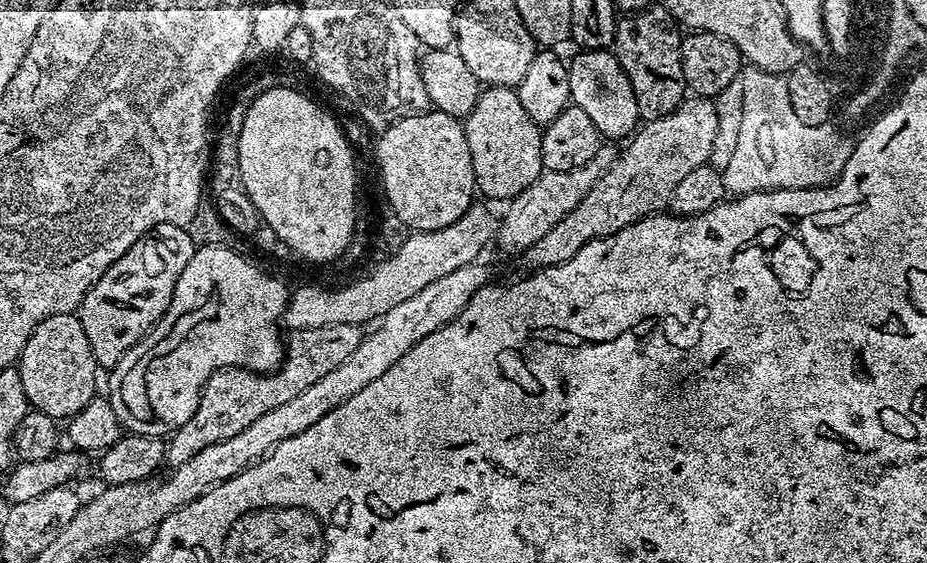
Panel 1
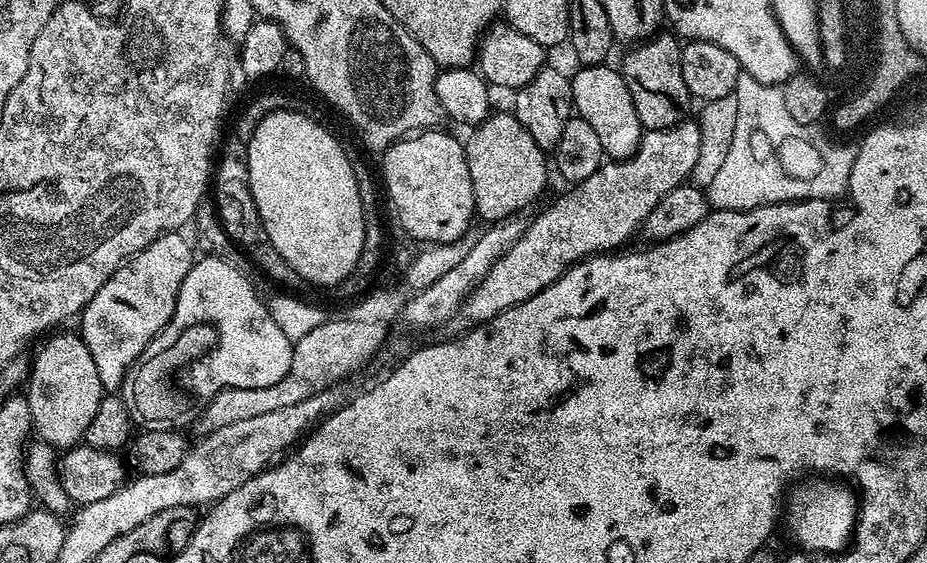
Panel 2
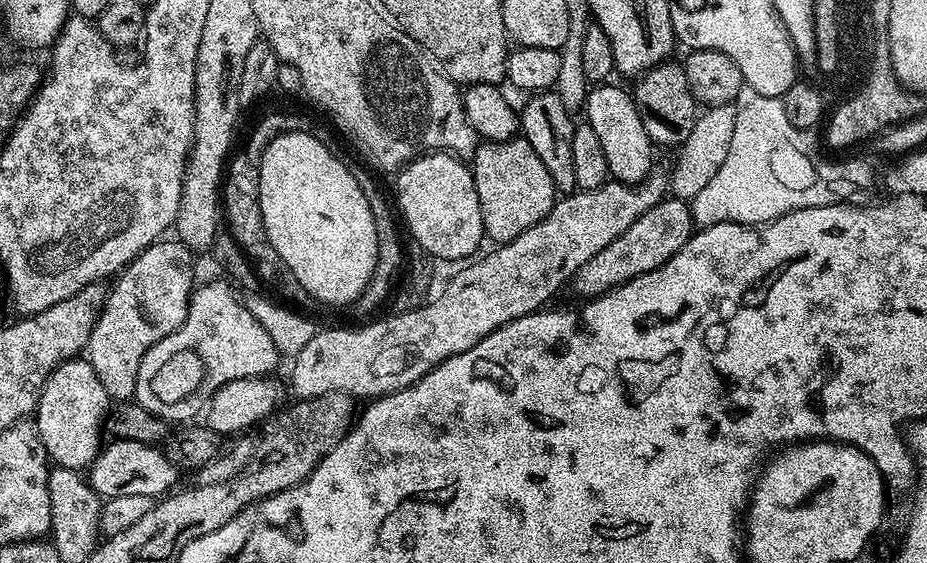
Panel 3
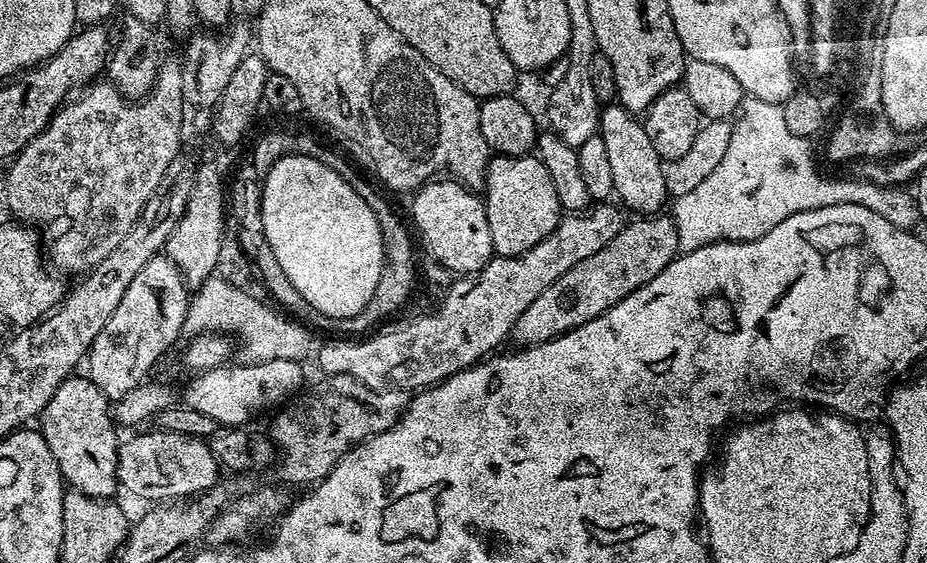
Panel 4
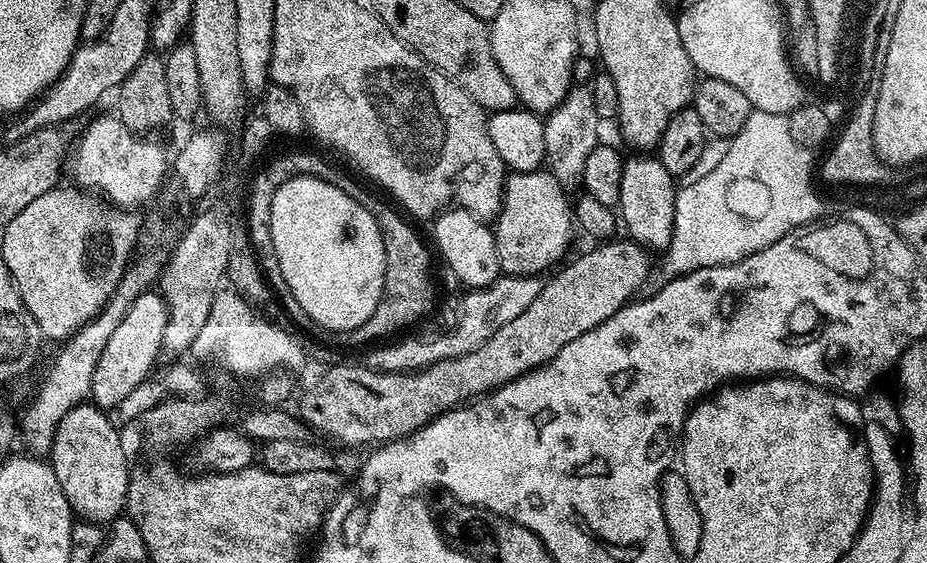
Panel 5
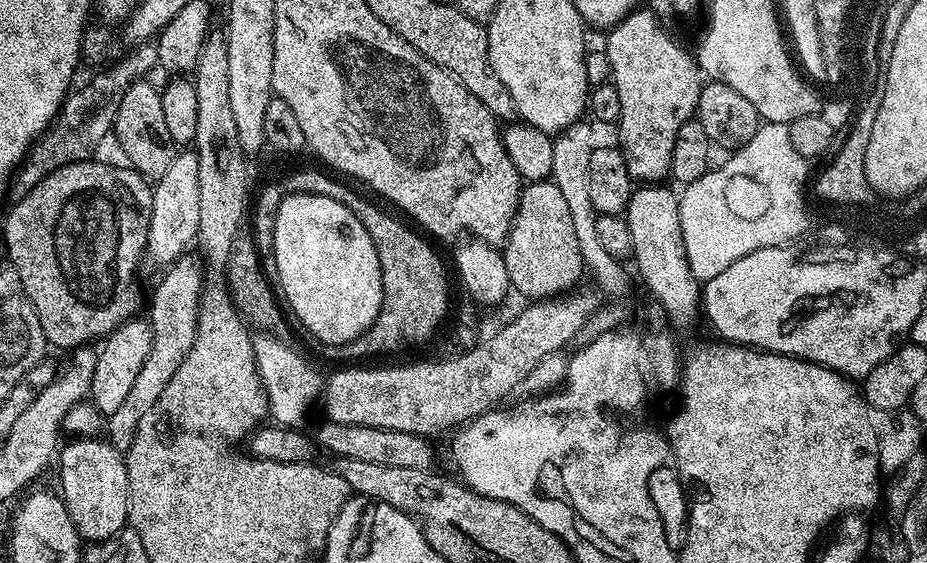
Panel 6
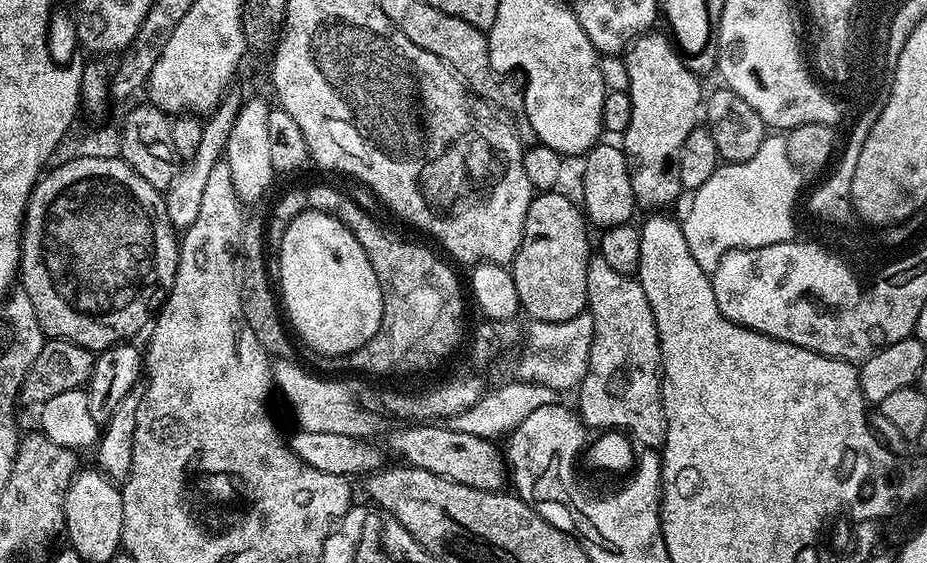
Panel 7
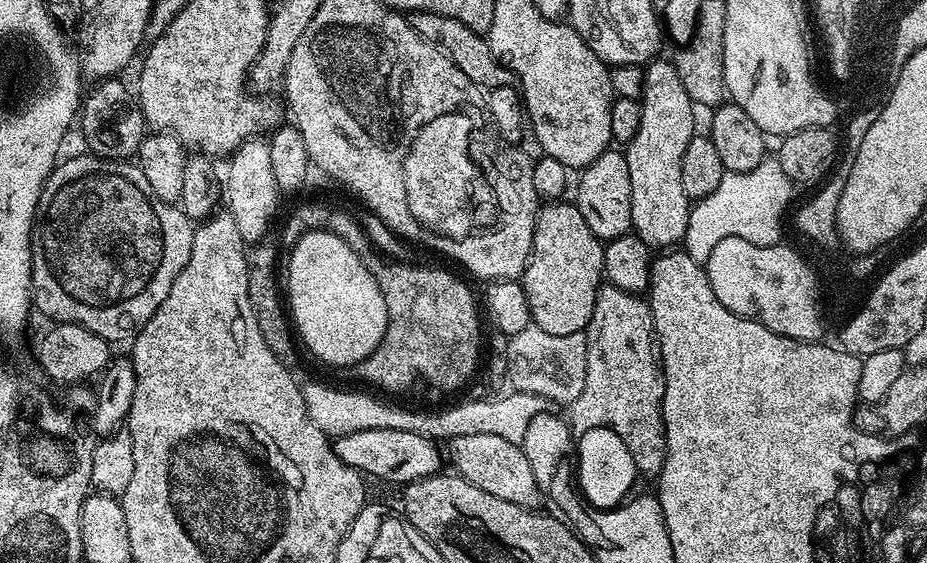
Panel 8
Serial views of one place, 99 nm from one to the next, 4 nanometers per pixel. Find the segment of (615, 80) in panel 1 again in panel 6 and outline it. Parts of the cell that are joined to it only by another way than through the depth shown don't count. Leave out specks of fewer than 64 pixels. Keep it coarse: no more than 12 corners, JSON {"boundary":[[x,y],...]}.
{"boundary":[[660,182],[628,199],[631,259],[678,324],[702,288],[686,262],[679,195]]}

